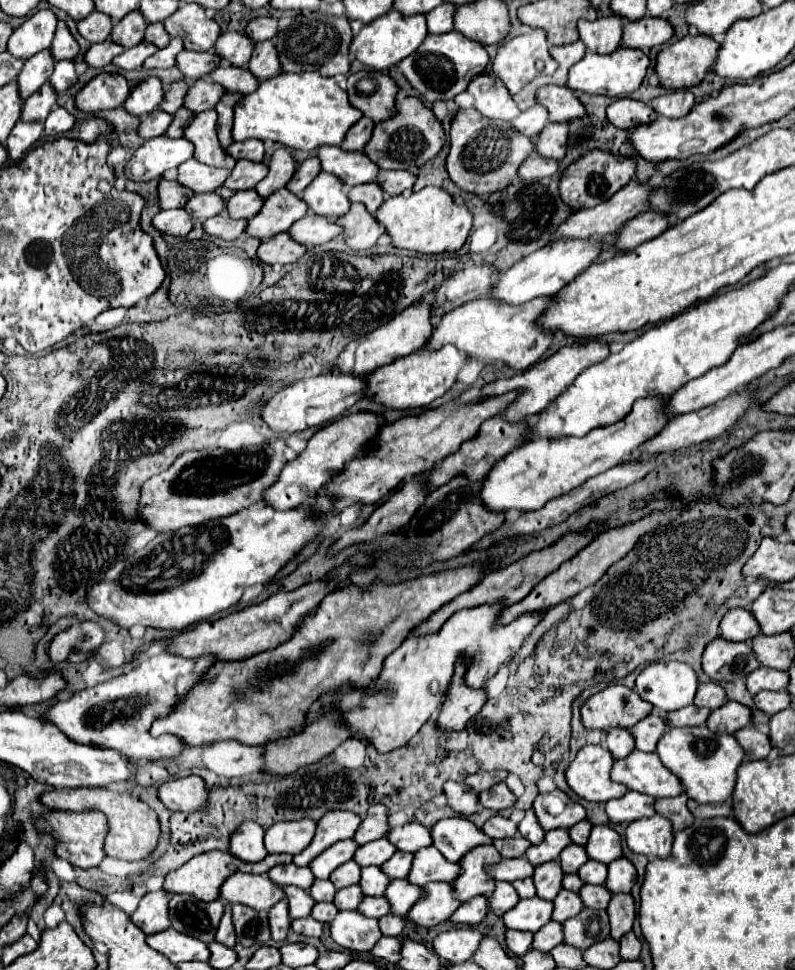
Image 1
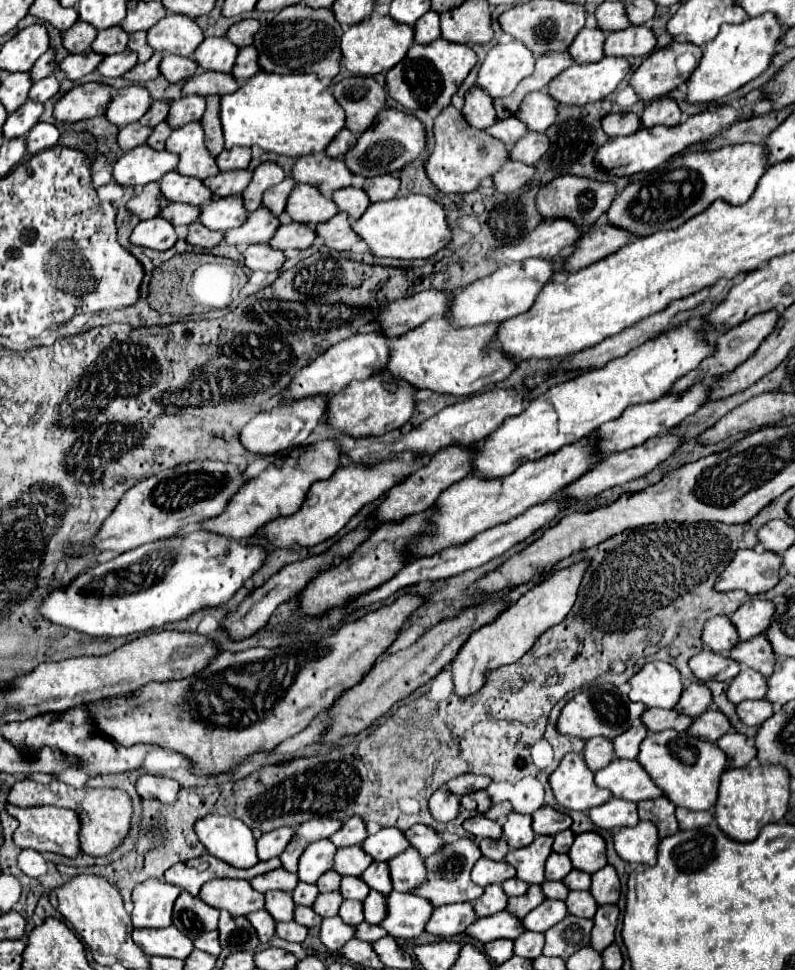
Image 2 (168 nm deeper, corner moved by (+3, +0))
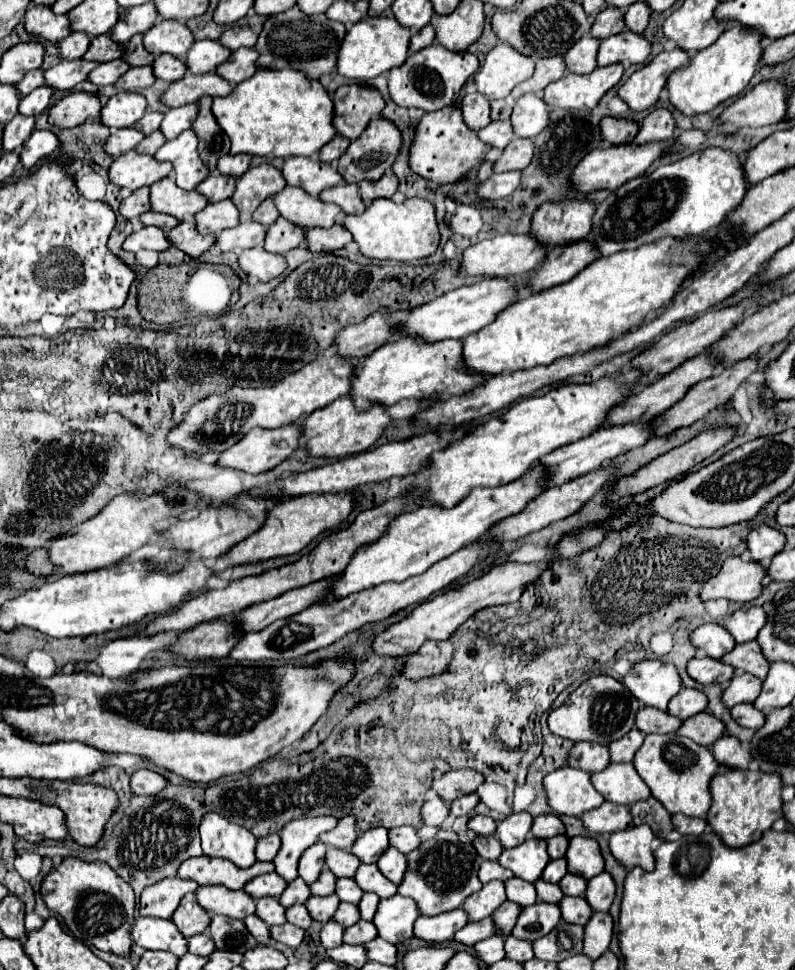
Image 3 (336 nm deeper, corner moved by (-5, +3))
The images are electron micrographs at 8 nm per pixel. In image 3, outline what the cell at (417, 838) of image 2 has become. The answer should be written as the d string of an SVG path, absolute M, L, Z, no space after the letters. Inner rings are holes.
M399 826L399 828L391 828L389 830L389 844L397 850L401 850L403 854L413 852L413 848L417 848L417 844L421 844L419 832L413 826Z

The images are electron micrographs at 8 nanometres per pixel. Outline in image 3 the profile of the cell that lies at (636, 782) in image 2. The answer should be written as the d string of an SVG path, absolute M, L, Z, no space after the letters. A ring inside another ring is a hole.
M609 764L605 770L591 776L593 786L605 796L605 800L615 804L633 806L637 800L623 800L623 798L649 798L649 786L641 780L639 772L633 764Z

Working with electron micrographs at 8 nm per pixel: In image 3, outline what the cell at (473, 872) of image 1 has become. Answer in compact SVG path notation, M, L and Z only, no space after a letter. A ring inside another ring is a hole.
M439 830L433 840L423 842L417 850L407 854L407 858L409 868L399 886L399 894L413 898L423 916L437 916L455 910L467 900L467 896L483 886L477 878L479 866L483 862L481 856L477 856L477 850L469 840L461 840L459 834L451 830Z

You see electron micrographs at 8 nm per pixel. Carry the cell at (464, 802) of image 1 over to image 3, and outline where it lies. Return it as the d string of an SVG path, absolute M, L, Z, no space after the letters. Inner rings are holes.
M435 796L433 800L423 804L421 814L423 814L423 822L427 826L441 826L443 820L449 816L449 804L445 804L439 796Z

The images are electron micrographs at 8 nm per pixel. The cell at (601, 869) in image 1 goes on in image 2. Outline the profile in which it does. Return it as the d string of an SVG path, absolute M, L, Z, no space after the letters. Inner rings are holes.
M571 871L565 879L563 879L565 887L569 891L587 891L589 883L591 883L591 875L585 875L581 871Z

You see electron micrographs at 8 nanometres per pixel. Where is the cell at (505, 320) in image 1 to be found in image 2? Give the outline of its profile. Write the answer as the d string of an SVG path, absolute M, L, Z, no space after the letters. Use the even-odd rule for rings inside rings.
M445 317L429 319L421 327L407 331L405 335L389 341L389 363L379 371L385 389L395 391L395 381L403 379L413 389L431 389L441 395L469 397L483 387L503 381L513 369L515 361L497 351L485 351L483 347L493 339L499 325L487 323L487 327L471 327L457 331L445 323Z

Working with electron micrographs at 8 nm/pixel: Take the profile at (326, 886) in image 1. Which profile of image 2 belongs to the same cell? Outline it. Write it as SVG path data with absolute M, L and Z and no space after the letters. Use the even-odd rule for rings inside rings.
M297 883L297 887L293 889L291 897L295 901L295 905L313 905L313 899L319 895L317 887L315 885L309 885L309 883Z

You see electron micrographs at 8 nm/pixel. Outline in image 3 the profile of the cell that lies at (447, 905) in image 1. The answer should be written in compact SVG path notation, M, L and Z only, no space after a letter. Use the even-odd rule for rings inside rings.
M395 894L379 902L373 924L379 930L379 936L391 944L401 944L407 938L413 938L413 922L421 916L417 904L407 896Z

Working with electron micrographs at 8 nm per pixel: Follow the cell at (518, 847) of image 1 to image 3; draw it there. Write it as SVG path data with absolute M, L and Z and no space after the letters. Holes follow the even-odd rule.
M477 836L473 840L473 846L477 848L479 856L485 860L497 860L503 852L503 844L495 836Z

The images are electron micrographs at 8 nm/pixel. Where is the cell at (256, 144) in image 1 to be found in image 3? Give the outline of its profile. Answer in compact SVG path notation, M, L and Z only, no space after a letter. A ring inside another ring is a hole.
M225 154L225 156L221 156L217 168L219 168L219 172L225 174L225 176L241 176L243 172L249 170L251 158L253 158L253 156L245 156L245 154L241 154L241 156Z

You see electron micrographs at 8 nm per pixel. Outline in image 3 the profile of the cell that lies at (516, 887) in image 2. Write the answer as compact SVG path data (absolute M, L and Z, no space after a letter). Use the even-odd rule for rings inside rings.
M511 878L505 882L505 890L507 890L507 900L517 902L521 906L529 906L535 902L535 886L531 882L525 882L521 878Z

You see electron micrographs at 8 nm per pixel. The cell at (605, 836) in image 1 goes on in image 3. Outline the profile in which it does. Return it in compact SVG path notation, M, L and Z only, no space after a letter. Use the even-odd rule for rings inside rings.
M589 836L571 838L565 858L567 858L567 870L587 880L591 880L593 876L605 870L605 860L603 860L599 842Z

